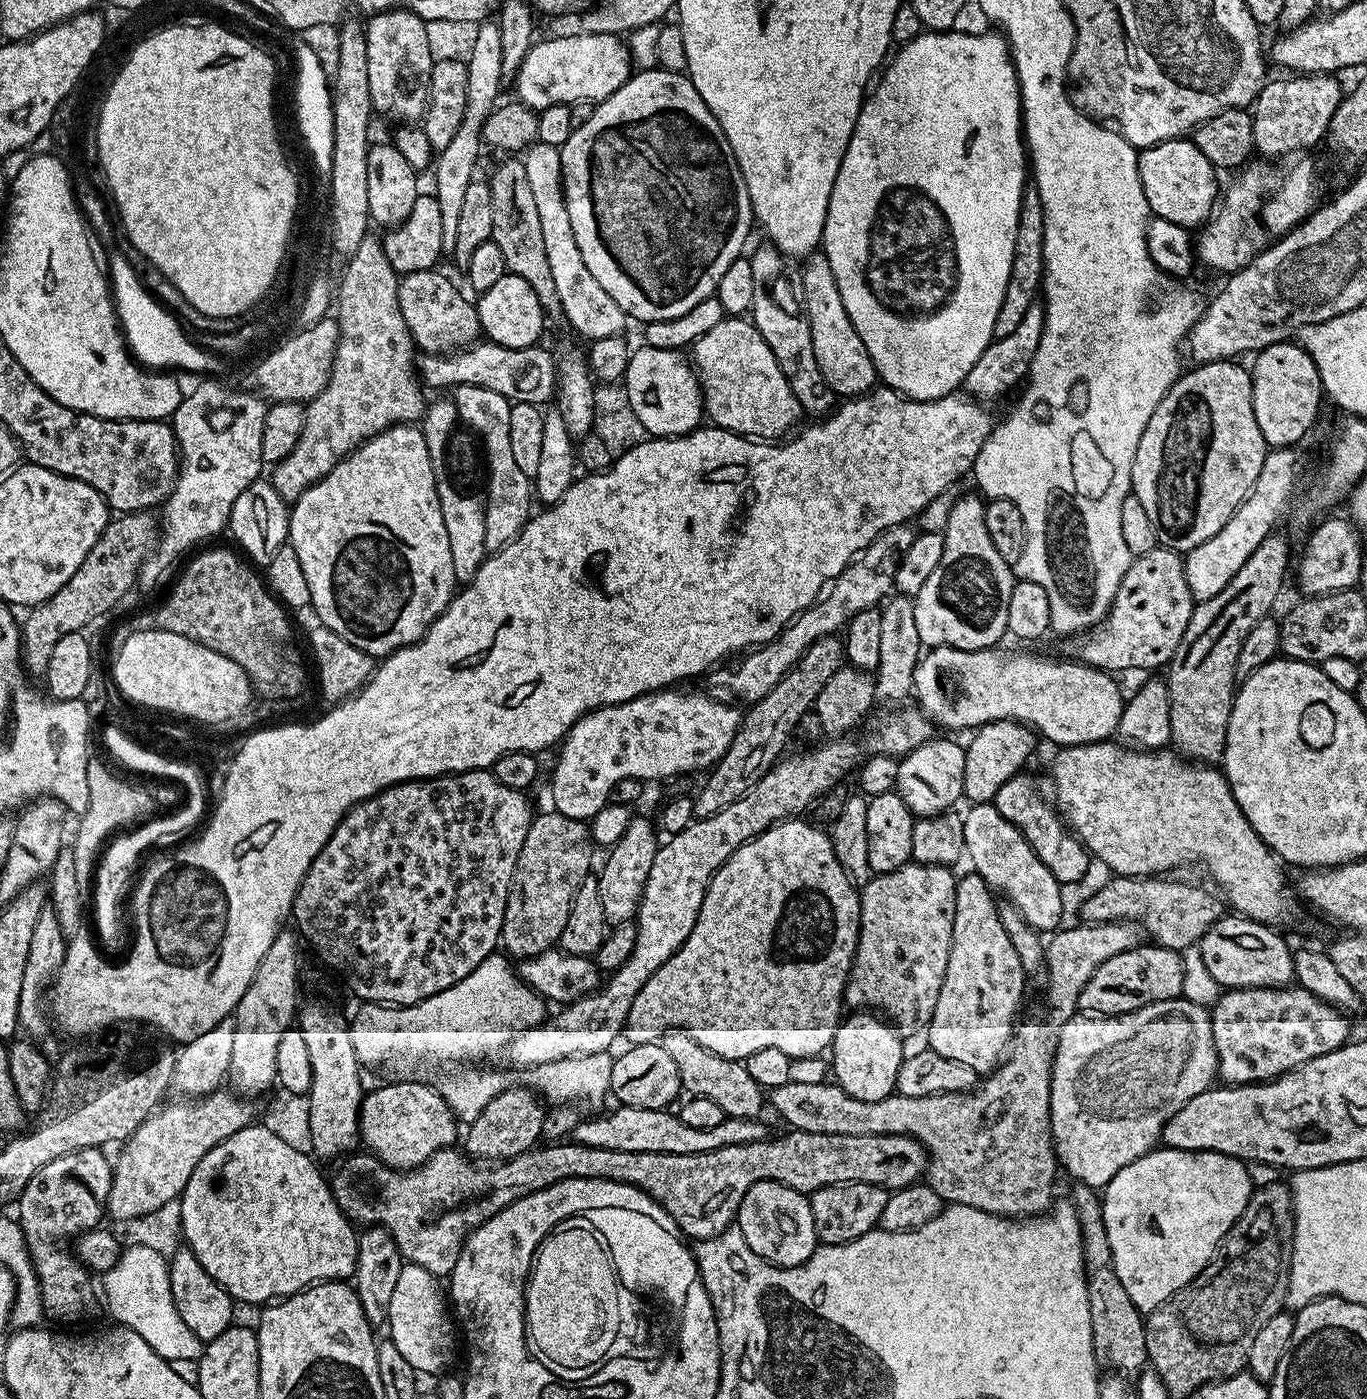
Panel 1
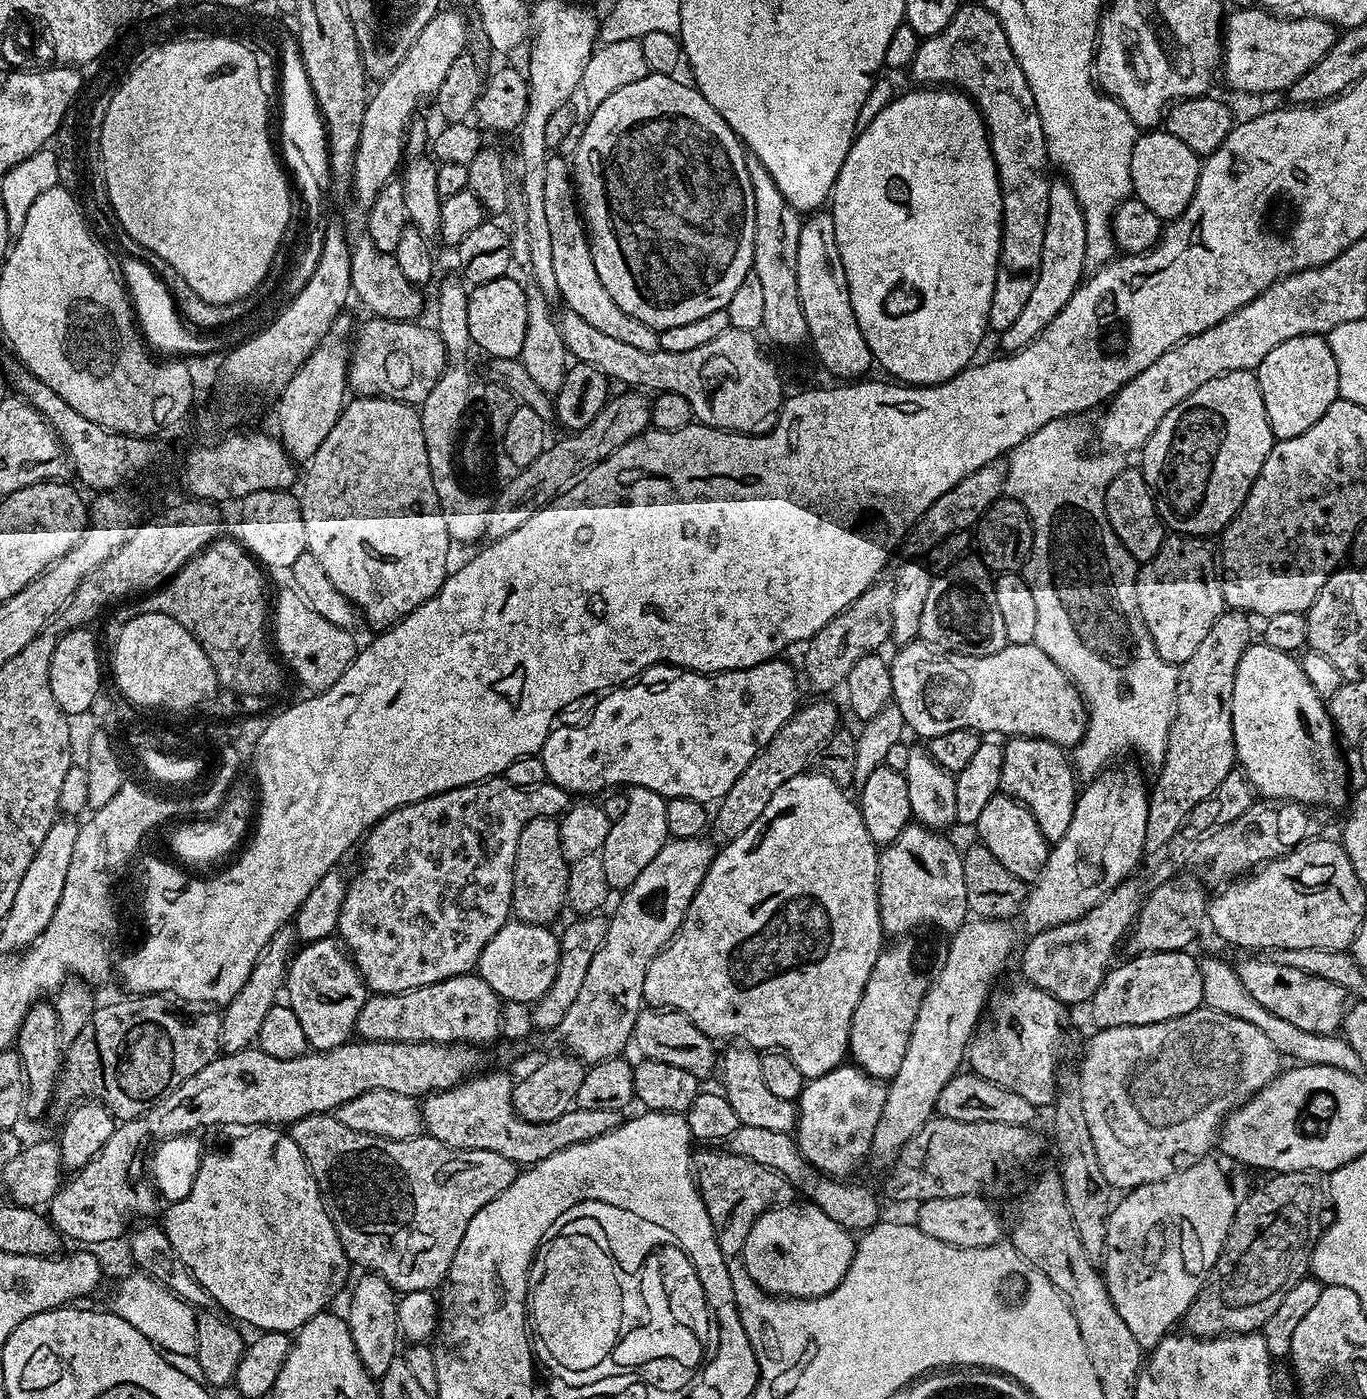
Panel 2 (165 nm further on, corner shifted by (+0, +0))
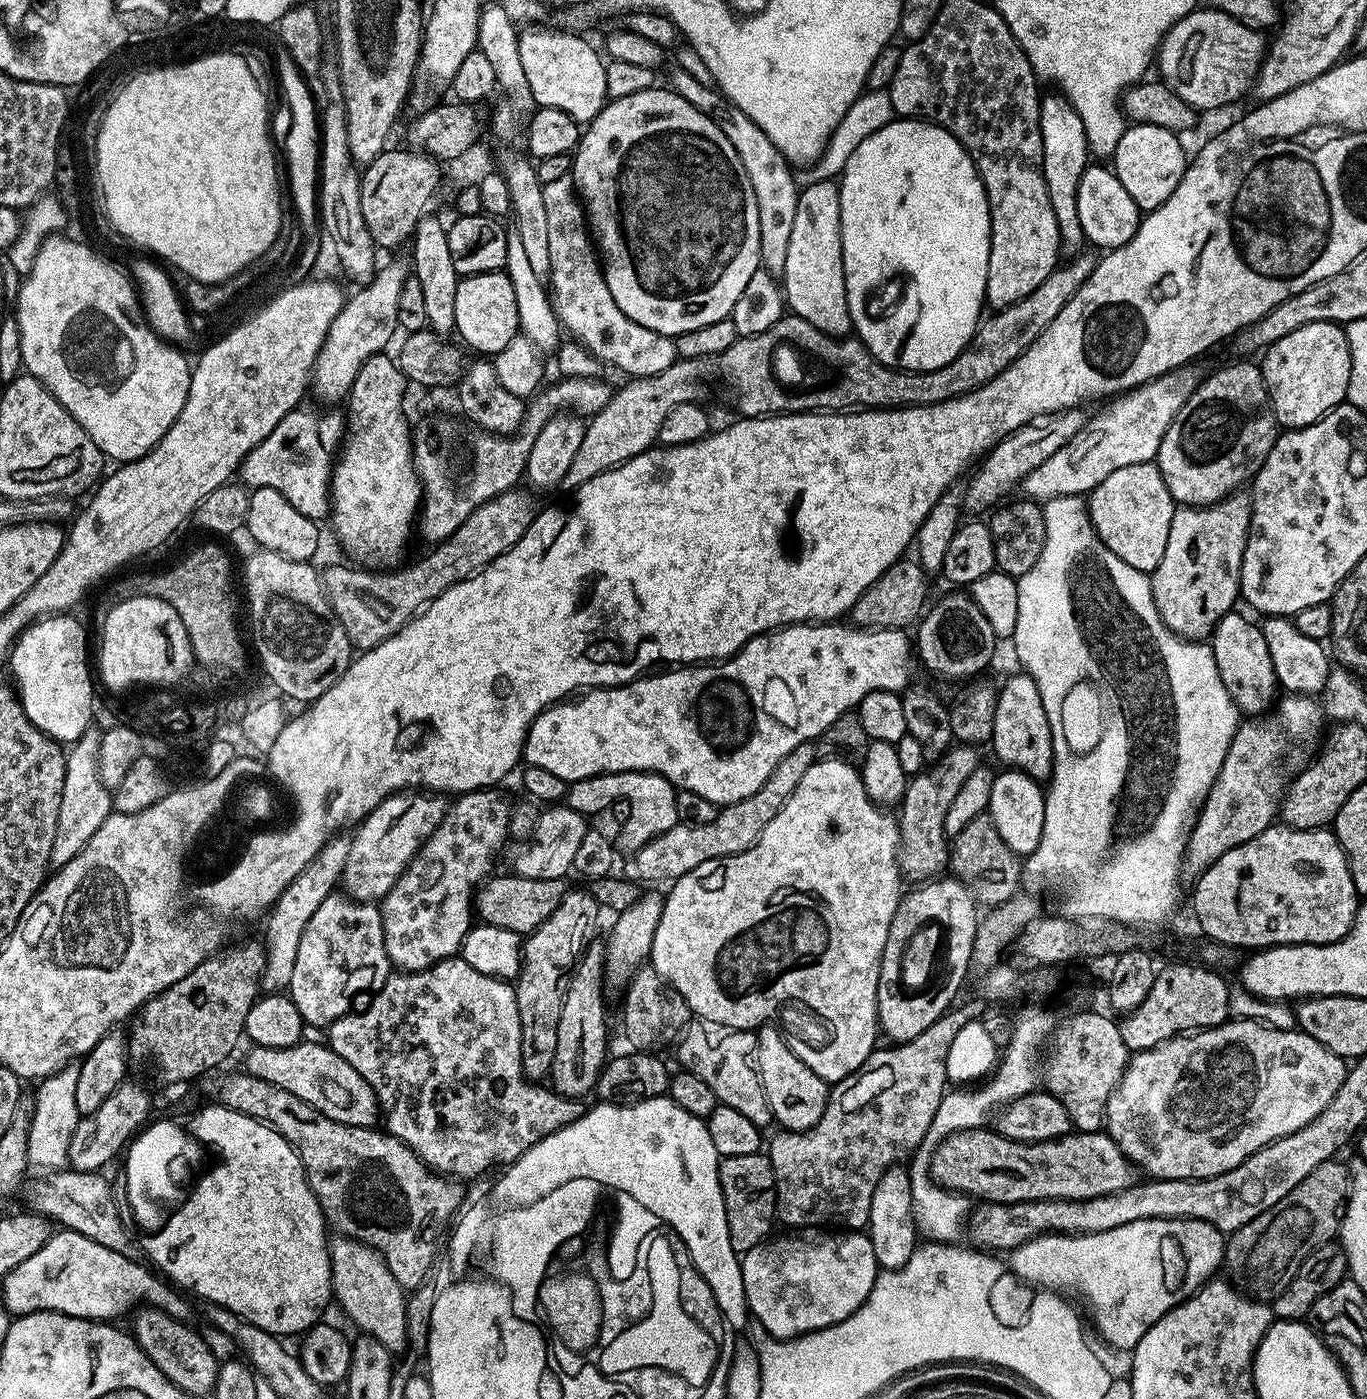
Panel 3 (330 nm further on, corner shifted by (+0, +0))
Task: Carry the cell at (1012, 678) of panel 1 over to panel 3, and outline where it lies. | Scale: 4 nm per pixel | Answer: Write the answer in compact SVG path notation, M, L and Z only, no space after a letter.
M809 622L806 624L789 624L787 628L778 628L775 632L763 632L753 640L748 640L733 656L719 662L700 662L695 666L676 666L672 672L660 672L657 676L644 674L626 684L610 688L598 688L583 693L581 700L569 699L567 702L557 702L550 708L537 714L534 722L528 728L528 736L524 740L523 759L528 764L542 766L542 770L550 770L550 774L558 774L558 778L566 781L590 778L592 775L607 772L653 772L666 778L678 790L690 790L702 798L710 798L718 806L733 804L742 798L750 798L774 774L774 766L790 754L798 746L816 742L824 731L840 715L859 709L862 698L866 694L874 694L874 690L890 690L903 693L913 683L912 660L914 664L914 644L907 631L899 628L861 628L849 626L844 622Z

